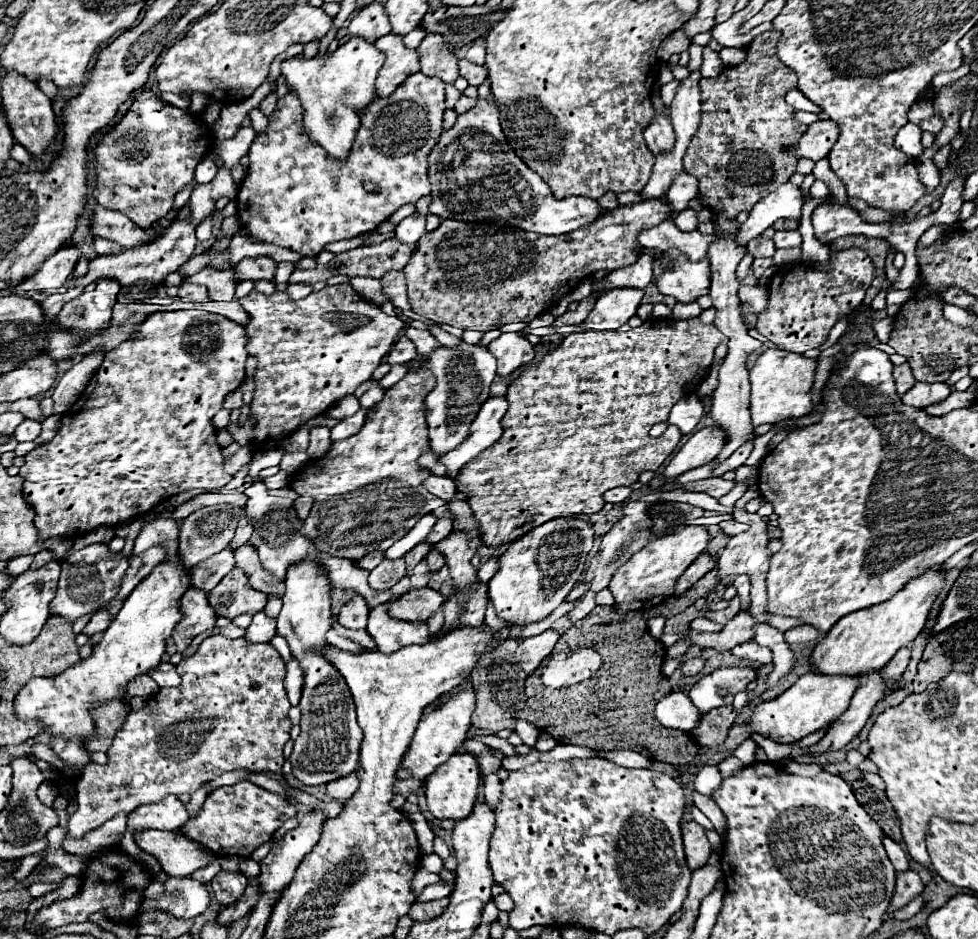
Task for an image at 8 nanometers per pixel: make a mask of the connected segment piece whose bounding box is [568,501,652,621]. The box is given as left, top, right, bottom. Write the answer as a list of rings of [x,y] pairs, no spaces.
[[[632,501],[628,507],[626,507],[626,511],[624,511],[624,517],[620,519],[620,521],[616,521],[614,525],[612,525],[612,529],[602,537],[602,545],[600,545],[600,551],[594,555],[594,559],[590,561],[590,567],[588,567],[588,571],[586,571],[586,577],[584,577],[584,581],[588,583],[588,589],[586,589],[586,593],[582,595],[582,599],[580,599],[580,603],[568,613],[568,617],[572,619],[572,621],[578,621],[578,619],[582,619],[584,615],[588,615],[594,607],[596,607],[596,603],[594,603],[594,597],[596,597],[596,593],[600,591],[600,589],[604,589],[608,583],[610,583],[610,577],[614,575],[614,571],[618,569],[618,565],[622,565],[632,553],[636,553],[636,551],[640,551],[650,539],[652,539],[652,533],[646,533],[650,529],[650,517],[648,517],[648,505],[644,505],[644,503],[636,503],[636,501]]]

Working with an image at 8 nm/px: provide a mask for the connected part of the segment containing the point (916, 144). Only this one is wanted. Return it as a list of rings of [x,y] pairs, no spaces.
[[[908,123],[908,125],[904,125],[900,131],[898,131],[898,135],[896,135],[896,141],[894,141],[894,145],[896,145],[896,149],[900,149],[902,153],[906,153],[906,155],[910,155],[910,157],[920,157],[922,155],[922,143],[920,143],[920,135],[922,135],[922,131],[920,131],[920,127],[918,125],[914,125],[914,123]]]

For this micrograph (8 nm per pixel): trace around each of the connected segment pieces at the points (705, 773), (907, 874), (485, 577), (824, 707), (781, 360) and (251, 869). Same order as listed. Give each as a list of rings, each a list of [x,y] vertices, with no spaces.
[[[704,765],[700,767],[700,771],[694,777],[694,789],[702,795],[712,795],[722,783],[722,775],[718,771],[718,767],[712,765]]]
[[[908,869],[908,871],[896,873],[896,889],[894,889],[894,897],[890,901],[890,911],[888,913],[892,915],[892,911],[904,907],[918,893],[922,893],[922,889],[924,889],[924,883],[922,883],[922,879],[918,877],[916,871]]]
[[[498,558],[489,559],[482,565],[481,570],[478,571],[478,579],[480,579],[480,581],[488,583],[488,581],[497,572],[498,566],[499,566]]]
[[[808,671],[788,691],[772,701],[760,703],[754,709],[750,717],[750,731],[770,739],[780,739],[782,743],[792,743],[814,731],[826,729],[848,709],[848,703],[860,685],[860,679],[860,675],[824,675],[818,671]]]
[[[766,349],[756,359],[750,375],[750,417],[752,425],[762,423],[780,423],[790,417],[802,417],[812,409],[812,399],[808,395],[816,371],[816,359],[806,359],[796,353],[786,353],[780,349]]]
[[[244,857],[244,859],[240,859],[240,871],[246,877],[258,877],[260,875],[260,865],[256,861],[252,861],[250,857]]]

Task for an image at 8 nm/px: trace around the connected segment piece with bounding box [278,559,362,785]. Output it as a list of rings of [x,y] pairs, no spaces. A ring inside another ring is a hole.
[[[306,559],[298,565],[294,565],[284,579],[286,591],[284,591],[284,605],[278,615],[278,635],[286,637],[292,657],[298,661],[300,669],[304,671],[304,687],[302,687],[302,699],[300,699],[300,735],[294,741],[294,749],[290,755],[292,761],[292,775],[302,783],[302,785],[324,785],[334,779],[340,779],[344,775],[350,775],[358,769],[358,749],[362,741],[362,731],[356,723],[356,709],[352,701],[350,689],[346,689],[346,681],[342,681],[342,675],[326,657],[322,657],[322,651],[326,643],[326,633],[332,629],[332,611],[330,611],[330,581],[322,567],[314,563],[312,559]]]

